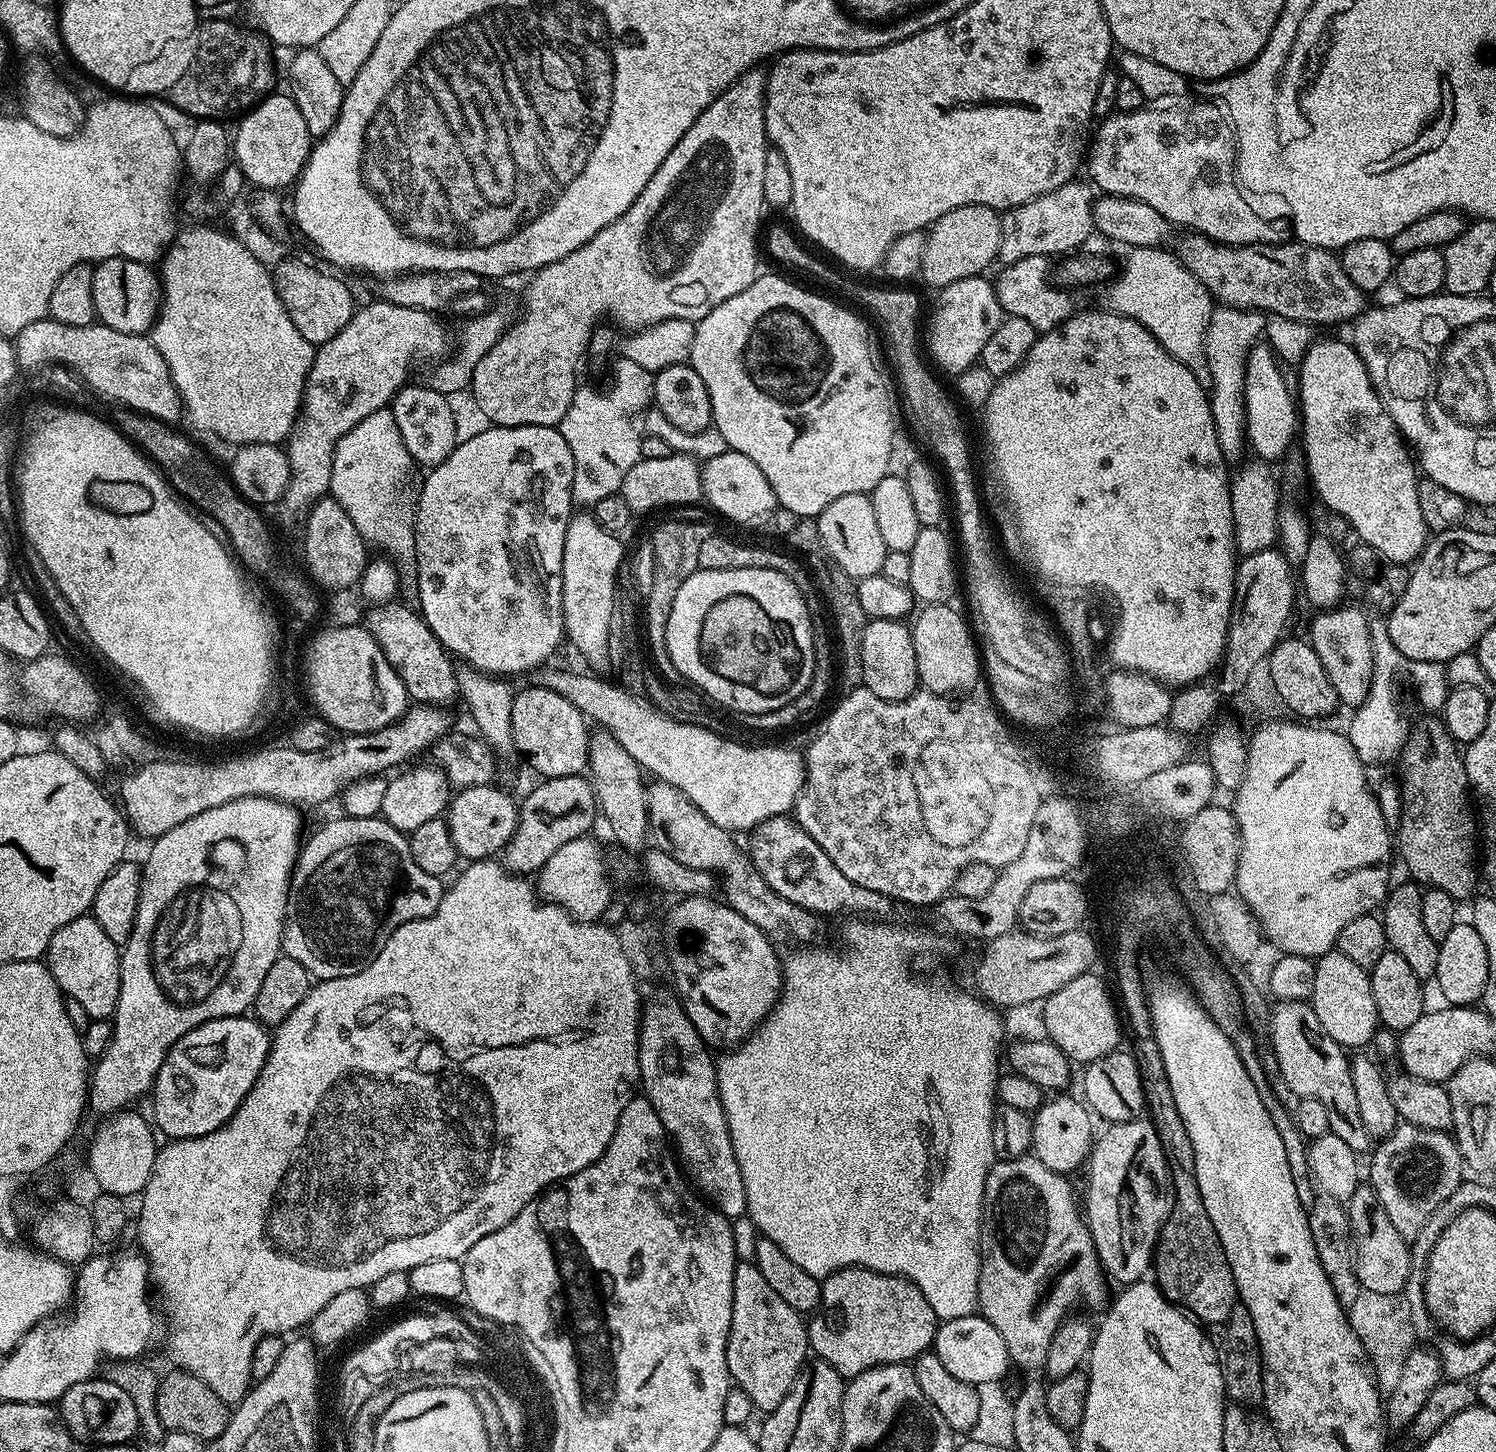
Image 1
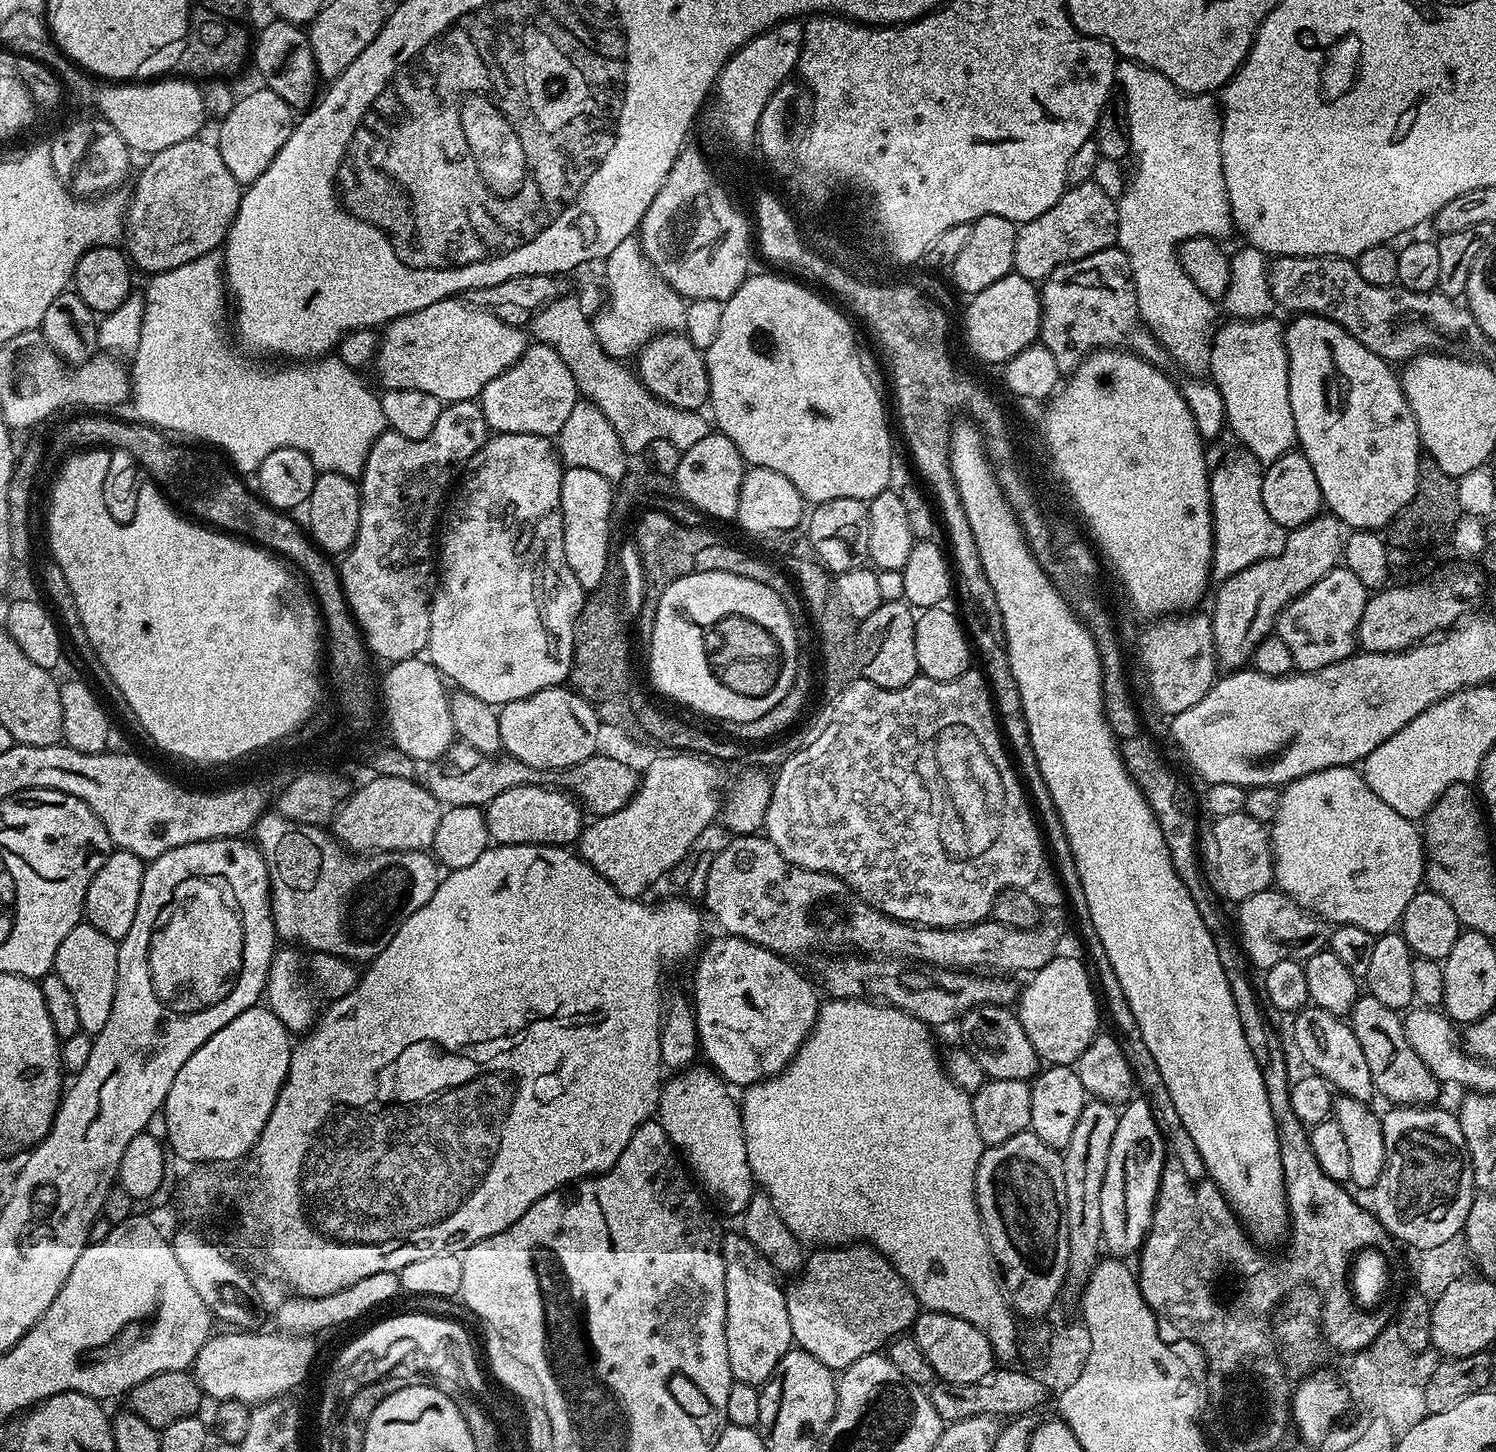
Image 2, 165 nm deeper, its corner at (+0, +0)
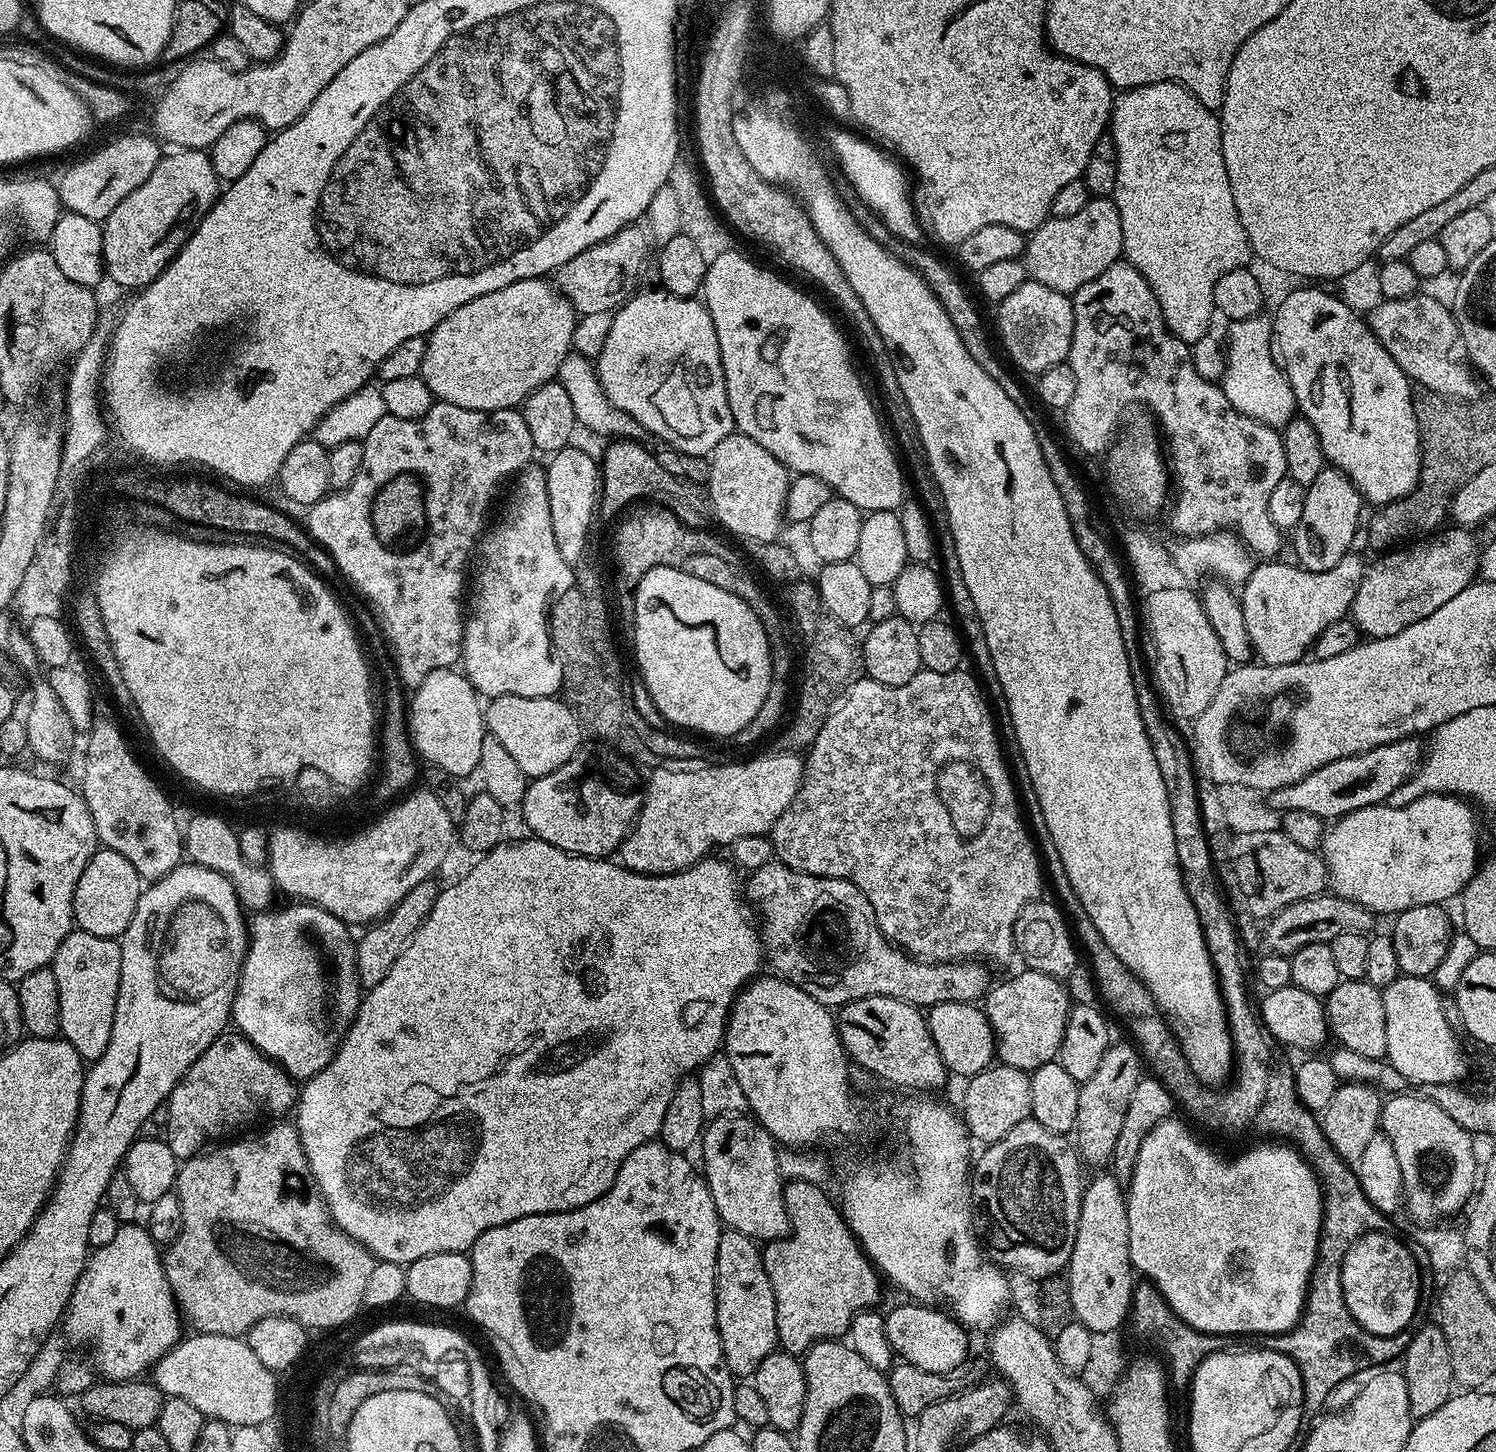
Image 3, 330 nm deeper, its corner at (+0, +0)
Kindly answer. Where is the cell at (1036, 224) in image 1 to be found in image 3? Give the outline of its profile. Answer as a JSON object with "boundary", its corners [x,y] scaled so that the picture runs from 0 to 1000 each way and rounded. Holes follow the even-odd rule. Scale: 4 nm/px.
{"boundary":[[[730,136],[718,150],[703,149],[694,155],[686,163],[683,178],[689,192],[702,197],[702,200],[716,202],[747,181],[751,172],[750,150],[745,137]]]}

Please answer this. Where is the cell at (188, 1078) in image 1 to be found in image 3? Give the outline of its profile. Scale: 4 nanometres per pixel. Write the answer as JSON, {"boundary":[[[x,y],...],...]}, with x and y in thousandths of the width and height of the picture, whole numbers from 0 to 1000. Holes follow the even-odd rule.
{"boundary":[[[150,712],[146,714],[142,720],[140,720],[133,729],[130,731],[130,734],[127,734],[127,737],[123,742],[118,746],[118,750],[116,751],[115,754],[112,756],[111,760],[114,764],[114,771],[111,778],[111,784],[114,792],[116,792],[118,800],[122,800],[126,799],[128,796],[131,795],[132,793],[136,793],[140,790],[142,787],[149,786],[150,784],[154,783],[156,781],[160,781],[162,777],[166,777],[168,774],[171,774],[173,771],[176,771],[178,769],[184,769],[182,770],[190,770],[190,769],[196,765],[198,762],[198,759],[199,757],[199,749],[197,746],[195,741],[187,735],[186,733],[184,733],[178,726],[175,726],[172,724],[164,713],[160,712]]]}

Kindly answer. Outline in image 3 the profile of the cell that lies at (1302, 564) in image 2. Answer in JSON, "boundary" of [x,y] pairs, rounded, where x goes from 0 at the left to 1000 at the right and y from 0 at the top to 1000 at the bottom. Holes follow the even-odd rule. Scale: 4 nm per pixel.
{"boundary":[[[890,321],[884,322],[881,329],[878,329],[878,332],[874,334],[872,339],[874,340],[872,342],[872,351],[870,351],[869,356],[866,358],[866,364],[864,366],[864,375],[866,377],[866,385],[870,391],[875,391],[877,394],[889,393],[889,390],[894,390],[894,387],[897,387],[897,384],[904,380],[905,368],[910,361],[909,358],[910,342],[905,332],[902,332],[902,329],[898,325],[895,325]]]}

